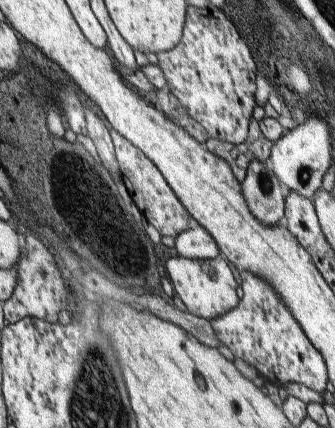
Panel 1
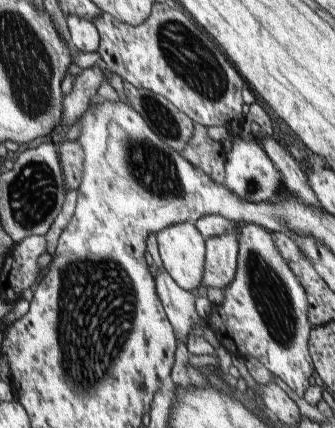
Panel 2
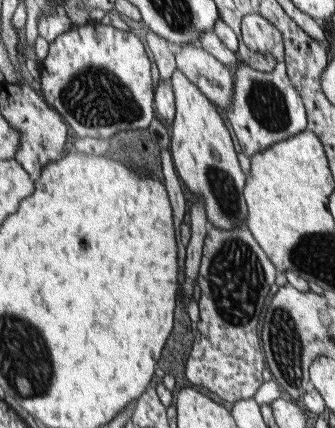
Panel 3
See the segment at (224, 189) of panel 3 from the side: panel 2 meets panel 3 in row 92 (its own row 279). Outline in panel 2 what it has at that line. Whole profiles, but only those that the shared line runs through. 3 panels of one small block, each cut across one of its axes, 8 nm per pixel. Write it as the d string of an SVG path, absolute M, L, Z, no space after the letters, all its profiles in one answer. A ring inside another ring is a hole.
M193 222L165 226L161 232L155 232L155 242L157 242L163 270L173 278L173 282L189 294L197 292L201 284L201 274L205 272L205 238L201 238Z

